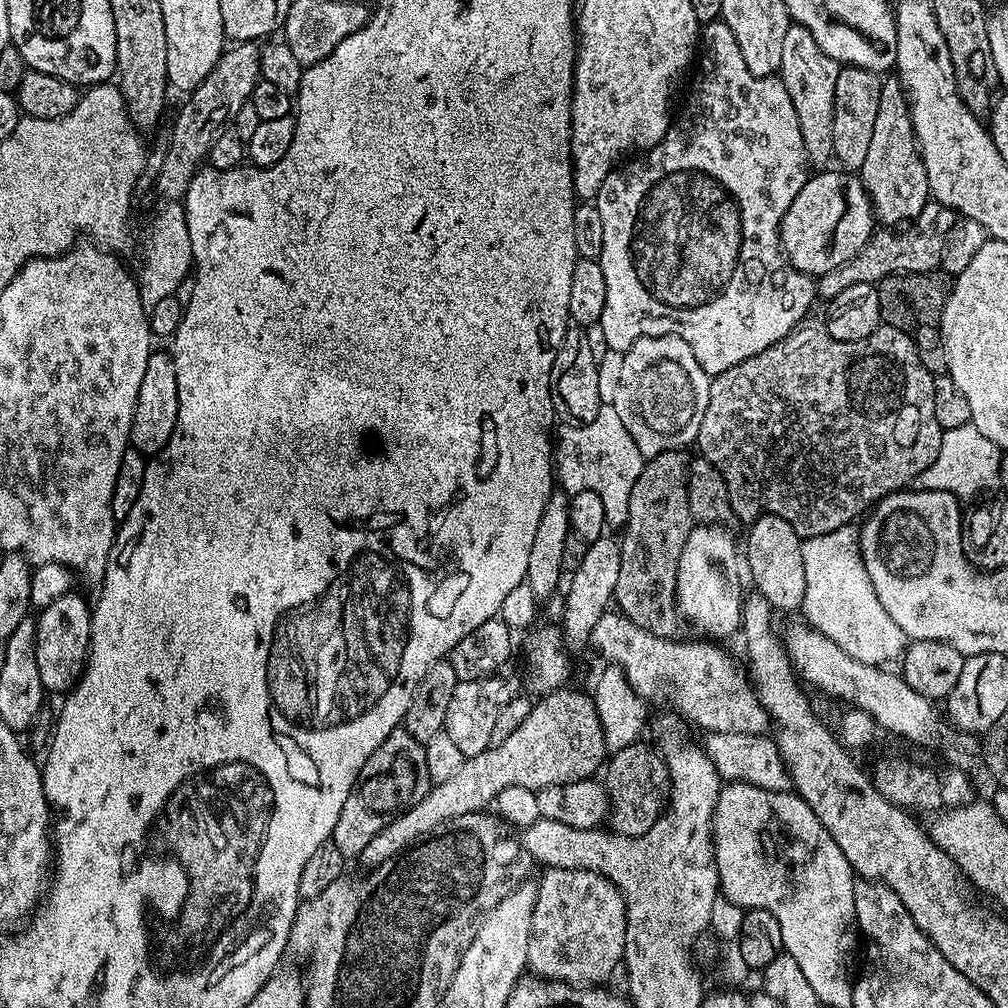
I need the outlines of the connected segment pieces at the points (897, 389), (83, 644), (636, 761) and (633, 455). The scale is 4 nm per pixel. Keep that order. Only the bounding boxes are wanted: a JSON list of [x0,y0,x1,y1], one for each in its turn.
[[696,323,945,538],[34,591,92,694],[602,742,670,836],[554,406,646,530]]

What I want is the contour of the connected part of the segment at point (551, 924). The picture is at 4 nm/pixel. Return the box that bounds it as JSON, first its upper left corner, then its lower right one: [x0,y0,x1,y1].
[528,868,626,986]

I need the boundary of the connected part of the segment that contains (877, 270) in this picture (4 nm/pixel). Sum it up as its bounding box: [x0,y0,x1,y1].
[815,202,958,302]

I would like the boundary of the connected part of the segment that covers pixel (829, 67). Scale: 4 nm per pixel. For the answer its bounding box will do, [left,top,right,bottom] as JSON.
[778,23,841,170]

